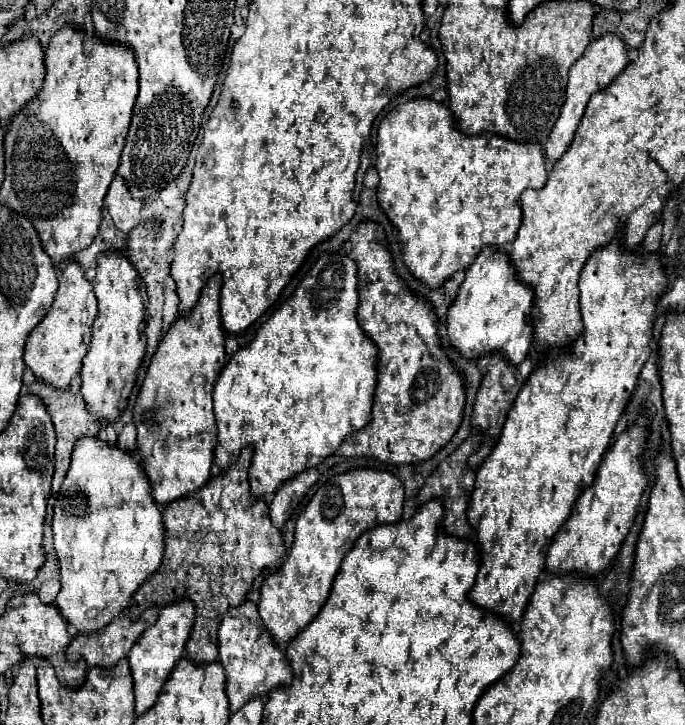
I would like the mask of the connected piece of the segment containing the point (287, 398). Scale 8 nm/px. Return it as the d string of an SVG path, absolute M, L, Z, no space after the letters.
M340 252L324 254L304 276L292 298L258 328L250 346L238 350L220 372L214 388L214 414L218 424L214 464L226 470L244 446L252 446L254 456L248 470L248 482L254 500L272 498L280 484L318 466L336 452L348 434L362 430L362 426L370 422L376 388L376 346L362 332L356 320L356 308L358 278L354 260Z

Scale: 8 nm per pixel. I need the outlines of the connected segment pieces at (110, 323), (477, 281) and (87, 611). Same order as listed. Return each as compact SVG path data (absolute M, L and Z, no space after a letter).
M106 252L98 258L92 284L98 298L98 316L94 318L92 344L80 370L80 394L86 402L86 410L94 416L94 420L106 420L108 424L114 424L114 420L126 408L128 396L132 394L136 382L136 372L146 352L144 328L148 296L138 272L120 252Z
M484 248L466 270L458 296L446 312L450 346L466 360L478 360L486 354L502 352L510 364L520 364L528 356L534 336L534 328L528 320L532 300L534 292L516 280L516 270L508 256L500 250Z
M84 436L76 442L74 448L74 456L70 462L70 470L64 478L62 490L58 494L56 506L54 506L54 522L52 522L52 530L54 530L54 548L58 554L58 562L60 562L60 582L62 582L62 590L56 596L56 606L62 614L62 618L76 628L76 634L84 634L84 632L98 632L102 630L106 624L110 624L116 616L120 616L128 606L130 600L134 596L134 592L158 570L158 566L162 564L162 554L164 554L164 524L162 524L162 512L158 510L156 502L152 500L150 494L150 482L146 480L146 476L142 474L142 464L136 462L132 452L124 452L118 446L110 446L106 442L102 442L100 438L90 438Z

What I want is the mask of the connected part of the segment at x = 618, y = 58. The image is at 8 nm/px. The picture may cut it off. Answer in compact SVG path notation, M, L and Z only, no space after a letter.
M604 34L602 38L590 42L590 46L582 54L582 58L578 58L578 62L570 68L568 86L566 86L566 100L564 100L562 112L560 112L558 122L554 124L548 140L542 144L544 156L546 156L548 162L556 162L556 160L562 158L562 154L568 150L568 146L574 138L574 132L576 132L576 128L578 128L578 124L584 116L584 108L586 108L590 96L604 90L626 68L626 64L628 64L628 50L618 36Z

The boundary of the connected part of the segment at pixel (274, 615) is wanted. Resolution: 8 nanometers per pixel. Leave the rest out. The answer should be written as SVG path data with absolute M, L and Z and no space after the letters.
M350 470L346 474L336 474L320 486L306 510L296 520L294 544L284 560L284 566L264 580L260 590L258 614L270 632L274 644L290 642L302 628L324 606L332 580L338 574L344 554L354 546L358 536L378 524L394 524L402 518L404 486L390 474L380 470Z

